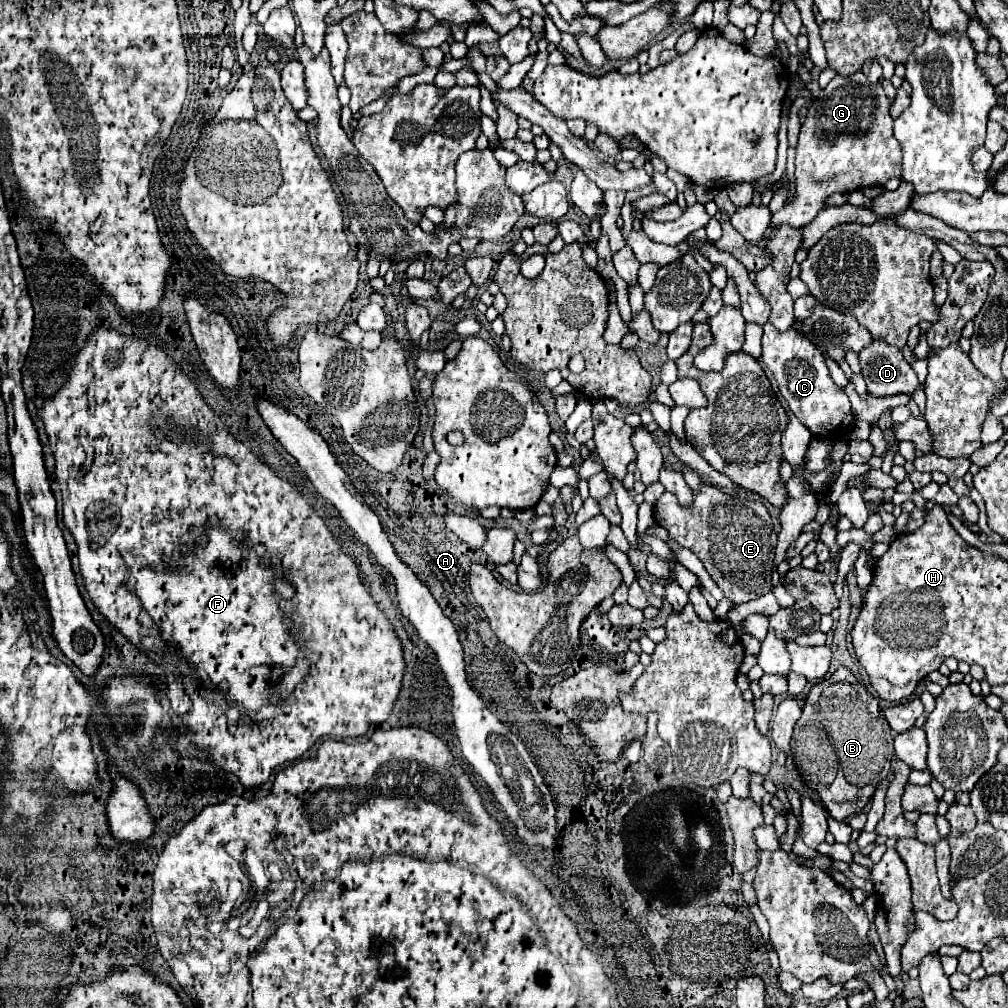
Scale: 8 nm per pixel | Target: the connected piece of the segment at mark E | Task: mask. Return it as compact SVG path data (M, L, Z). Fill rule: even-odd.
M700 483L700 489L692 491L692 495L692 505L684 507L678 503L676 495L664 493L654 505L654 521L668 531L670 539L688 547L704 563L726 599L746 603L774 591L780 595L782 607L792 607L794 599L784 587L772 589L772 561L778 533L764 503L738 493L724 493L708 483ZM744 579L748 579L748 583L742 583Z

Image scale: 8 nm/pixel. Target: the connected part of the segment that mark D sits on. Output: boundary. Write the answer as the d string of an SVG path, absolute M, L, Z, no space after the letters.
M874 339L870 345L866 345L858 353L858 361L870 395L912 395L918 387L916 373L910 369L902 351L884 343L882 339Z

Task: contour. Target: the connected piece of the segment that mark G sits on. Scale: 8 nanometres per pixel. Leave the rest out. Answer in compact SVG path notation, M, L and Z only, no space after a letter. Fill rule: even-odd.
M862 71L848 77L836 75L828 87L820 91L820 97L808 107L808 117L798 135L796 199L772 215L766 235L780 223L788 223L796 229L808 225L834 191L850 193L856 189L856 183L884 185L888 179L900 177L902 149L894 137L888 109L890 101L882 85L870 83Z

